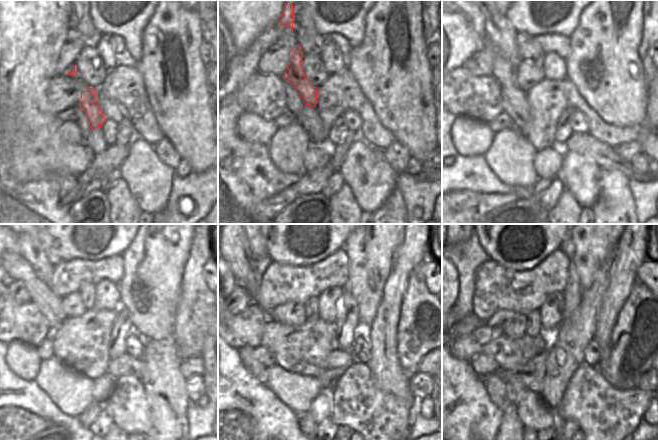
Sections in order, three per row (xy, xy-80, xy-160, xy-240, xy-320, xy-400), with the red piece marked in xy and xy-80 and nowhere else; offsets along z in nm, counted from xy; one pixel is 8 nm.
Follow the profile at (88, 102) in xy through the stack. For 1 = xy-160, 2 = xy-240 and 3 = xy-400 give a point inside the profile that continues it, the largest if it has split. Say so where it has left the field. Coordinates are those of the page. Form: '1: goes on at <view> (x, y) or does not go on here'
1: goes on at xy-160 (499, 33)
2: goes on at xy-240 (49, 246)
3: does not go on here

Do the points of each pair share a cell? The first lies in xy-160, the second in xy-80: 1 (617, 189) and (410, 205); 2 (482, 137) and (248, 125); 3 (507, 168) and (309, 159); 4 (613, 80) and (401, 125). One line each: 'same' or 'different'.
1: different
2: same
3: different
4: same

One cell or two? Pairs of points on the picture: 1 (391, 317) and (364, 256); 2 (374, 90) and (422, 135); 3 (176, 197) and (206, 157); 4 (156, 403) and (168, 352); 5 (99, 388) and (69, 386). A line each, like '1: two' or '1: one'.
1: two
2: one
3: two
4: one
5: two

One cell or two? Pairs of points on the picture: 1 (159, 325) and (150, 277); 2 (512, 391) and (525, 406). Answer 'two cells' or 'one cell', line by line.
1: one cell
2: two cells

